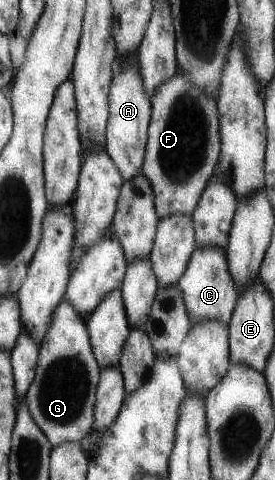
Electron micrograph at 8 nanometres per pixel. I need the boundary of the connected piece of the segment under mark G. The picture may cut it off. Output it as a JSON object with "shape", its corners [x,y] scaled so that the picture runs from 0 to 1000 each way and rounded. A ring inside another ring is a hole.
{"shape":[[[229,619],[185,652],[182,673],[171,677],[164,698],[142,715],[124,790],[113,794],[91,823],[113,871],[138,885],[142,896],[171,910],[185,929],[200,929],[218,921],[291,921],[335,894],[342,881],[342,825],[360,794],[360,773],[364,765],[335,740],[305,669]]]}

